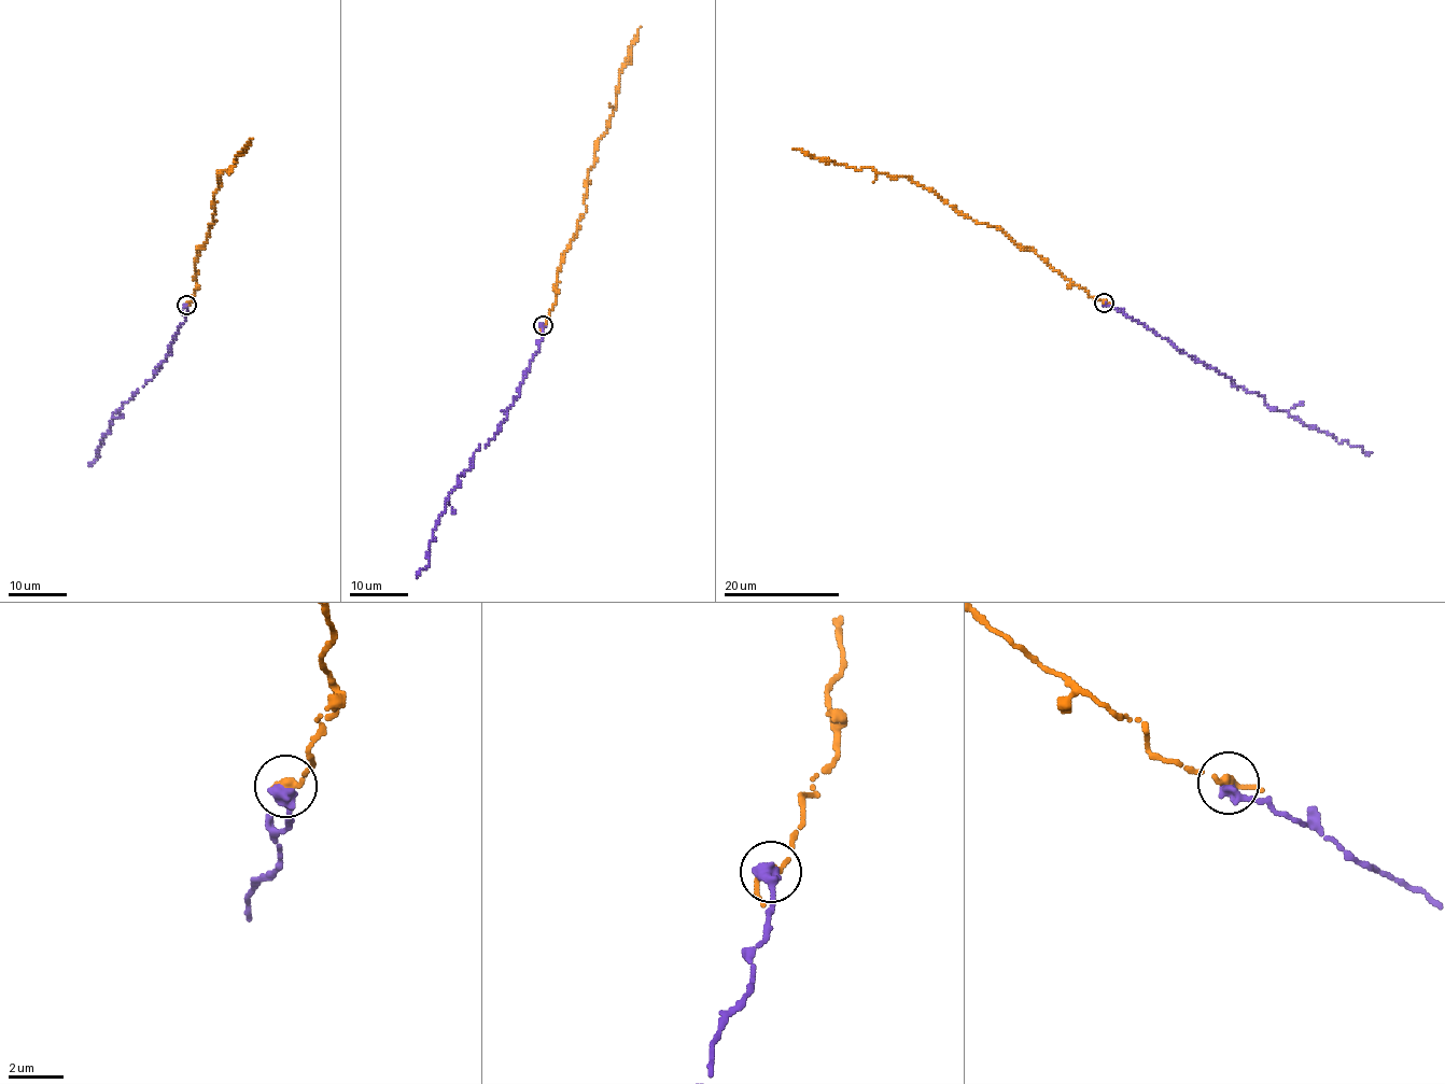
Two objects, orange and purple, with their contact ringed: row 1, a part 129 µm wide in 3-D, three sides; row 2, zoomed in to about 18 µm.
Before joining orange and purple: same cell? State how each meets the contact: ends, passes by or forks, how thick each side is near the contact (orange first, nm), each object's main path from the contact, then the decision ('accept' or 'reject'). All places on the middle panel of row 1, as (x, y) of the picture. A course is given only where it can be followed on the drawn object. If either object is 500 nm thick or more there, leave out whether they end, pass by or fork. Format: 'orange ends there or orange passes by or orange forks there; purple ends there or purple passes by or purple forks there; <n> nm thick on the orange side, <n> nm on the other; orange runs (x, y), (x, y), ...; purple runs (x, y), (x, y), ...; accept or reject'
240 nm thick on the orange side, 500 nm on the other; orange runs (542, 324), (557, 300), (562, 257), (585, 212), (587, 171), (616, 106), (618, 78), (640, 26); purple runs (542, 324), (519, 394), (457, 478), (418, 577); accept

